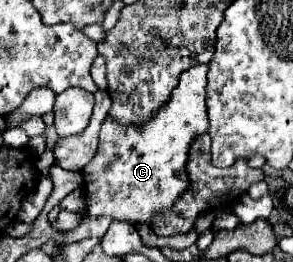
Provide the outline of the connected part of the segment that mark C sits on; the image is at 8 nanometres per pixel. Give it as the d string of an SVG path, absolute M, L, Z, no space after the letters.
M197 64L189 70L183 72L179 86L173 90L171 100L167 102L167 106L163 106L163 110L159 110L159 114L155 114L155 118L151 118L151 122L147 122L147 126L143 126L143 130L135 130L135 128L127 128L123 130L121 126L115 126L115 122L111 122L111 118L107 118L101 126L101 140L99 140L99 148L97 154L93 156L93 160L83 168L83 188L85 188L85 202L89 208L91 216L109 216L113 220L123 220L123 222L151 222L153 214L159 214L159 210L167 210L173 206L173 202L179 198L179 194L183 194L187 190L187 146L191 146L191 138L195 138L195 134L203 134L209 130L209 116L207 116L207 106L205 106L205 88L207 88L207 70L209 64Z

